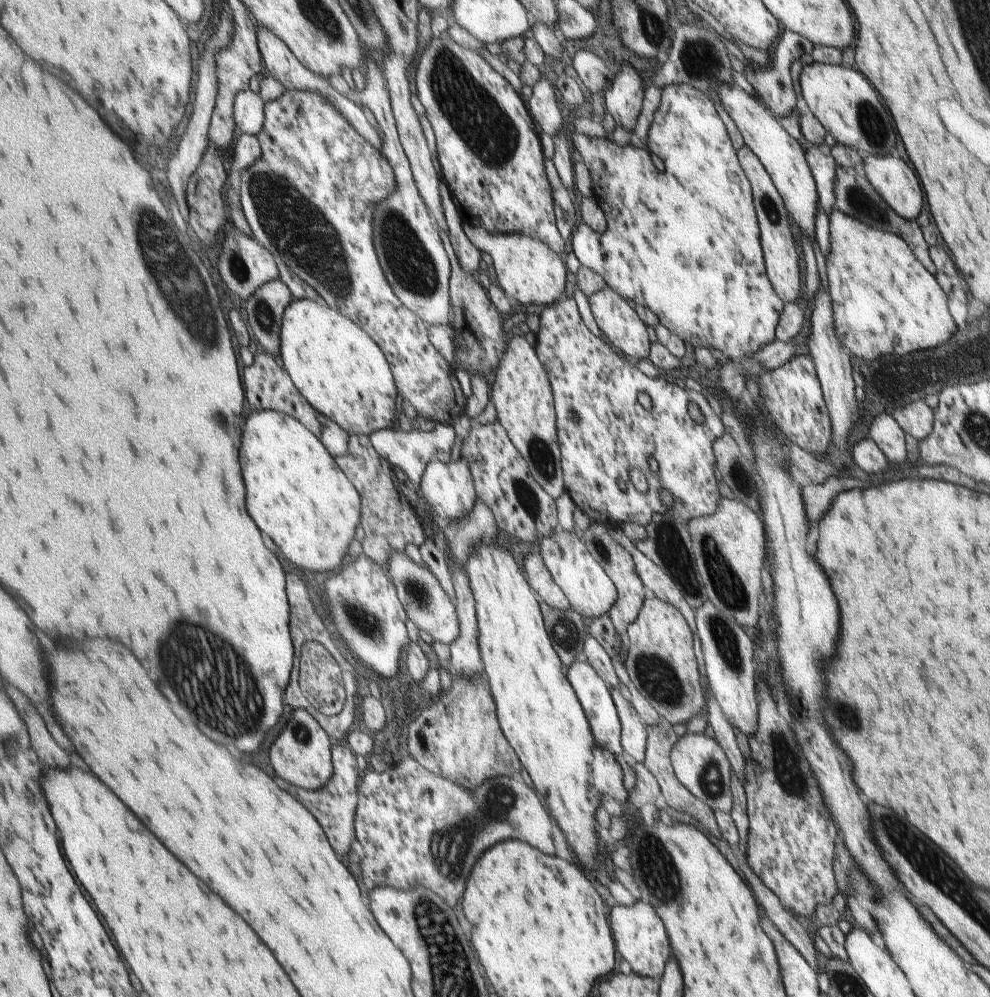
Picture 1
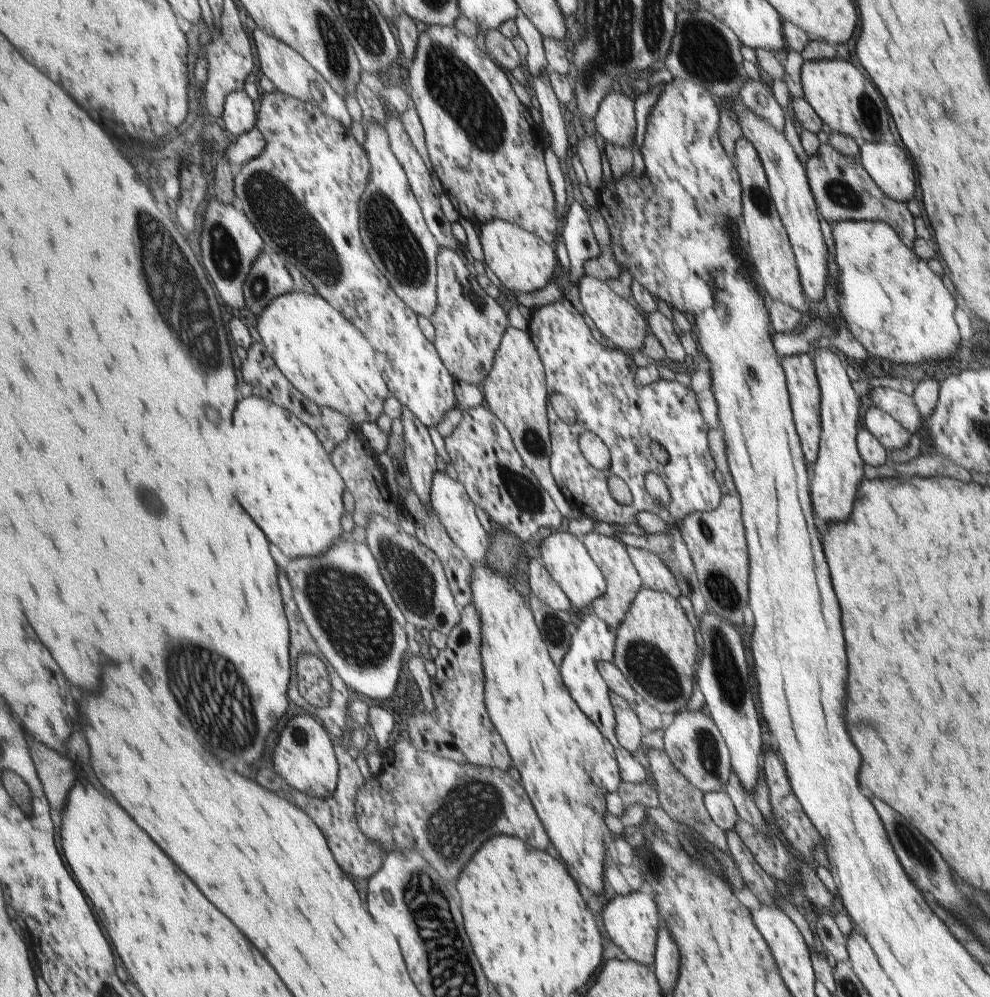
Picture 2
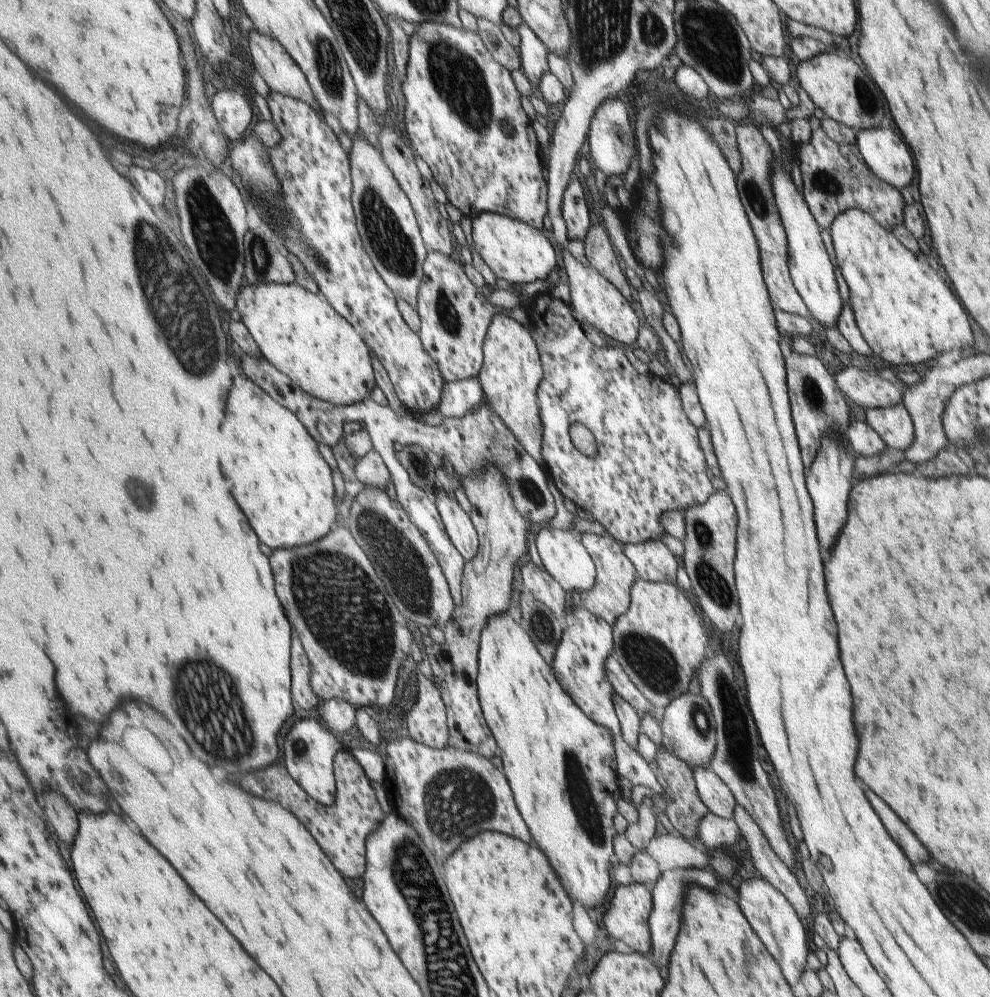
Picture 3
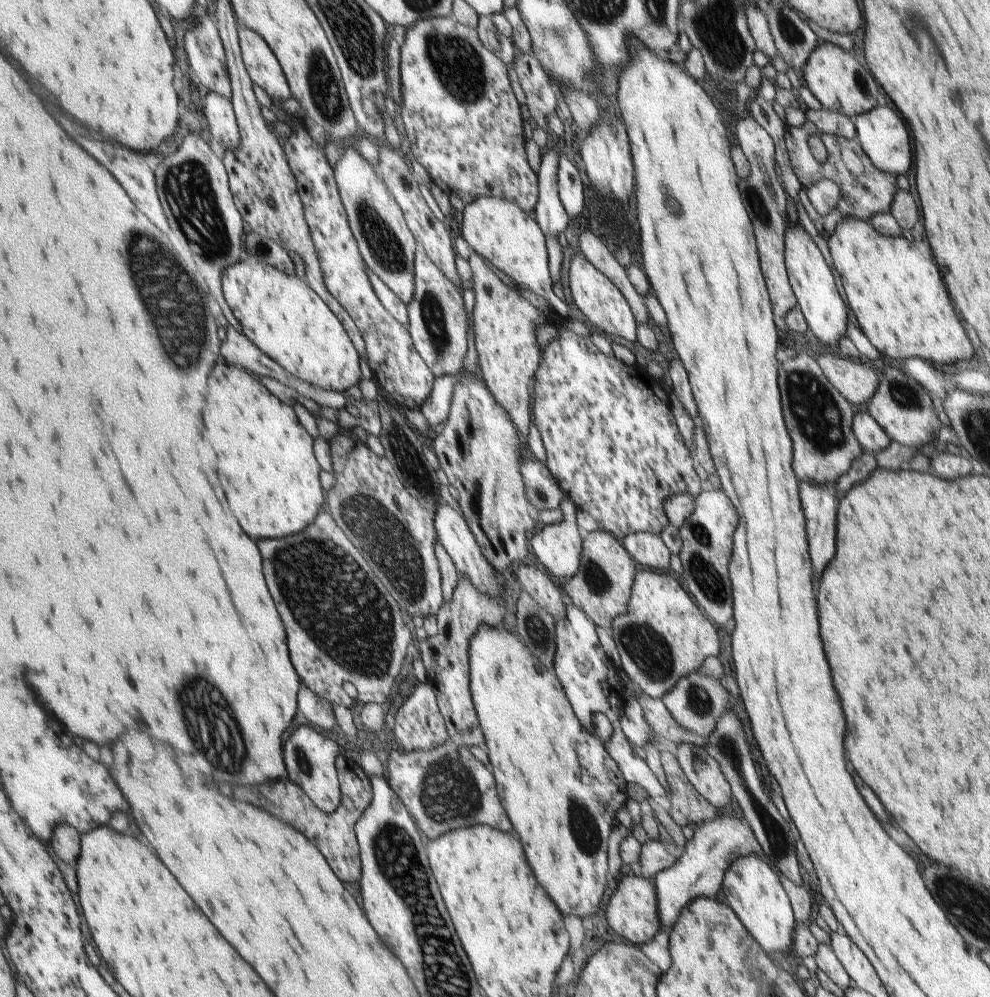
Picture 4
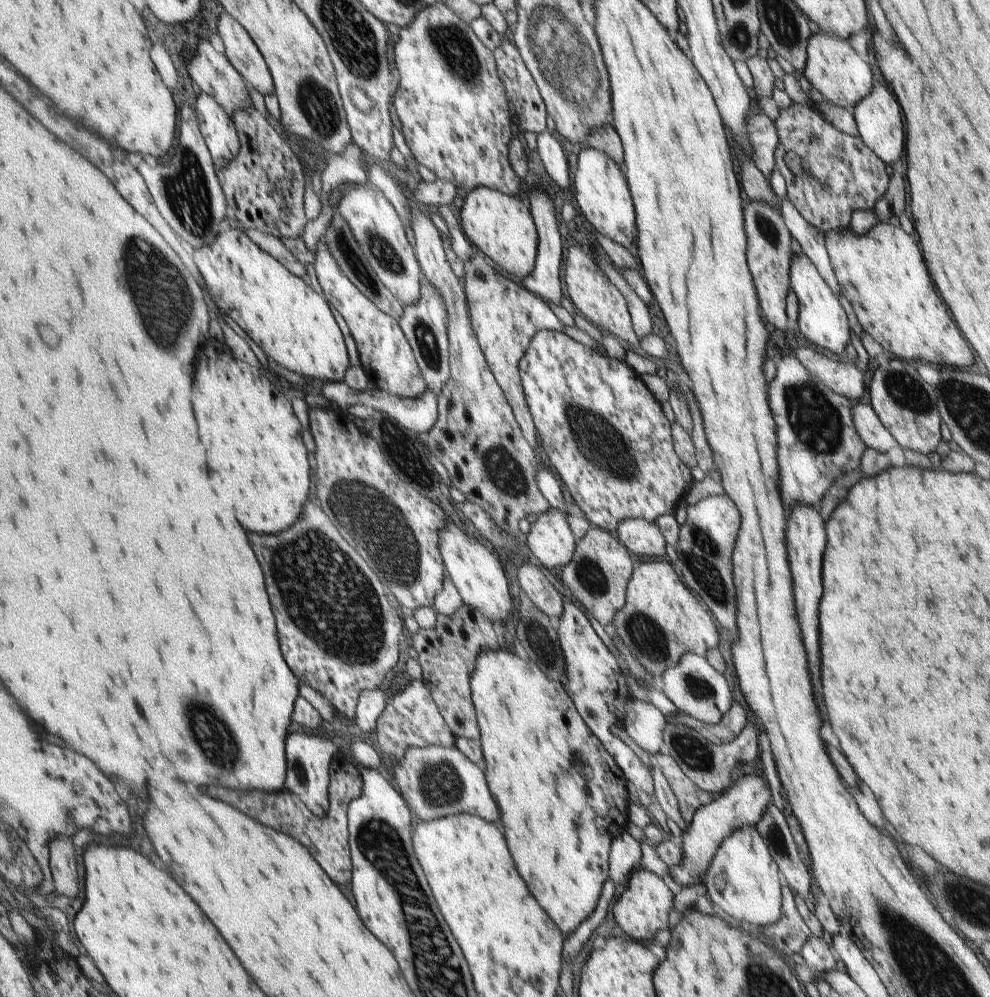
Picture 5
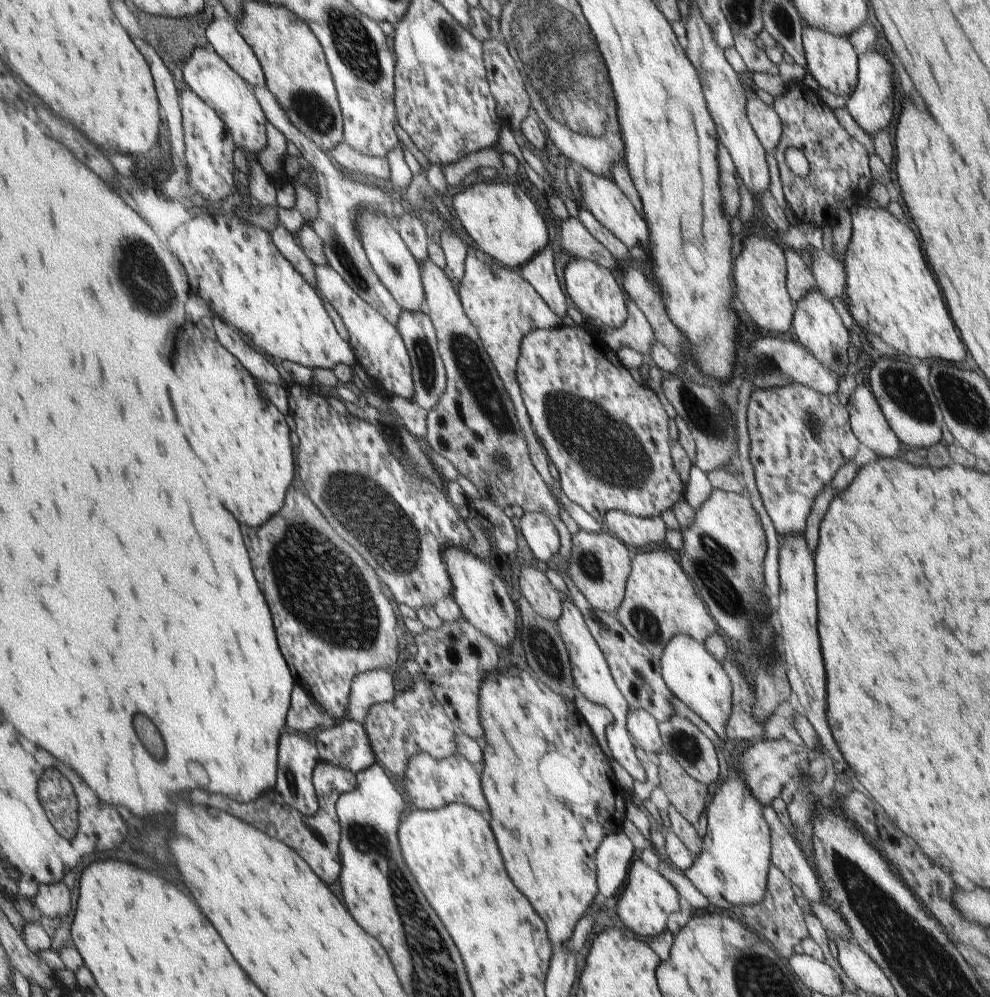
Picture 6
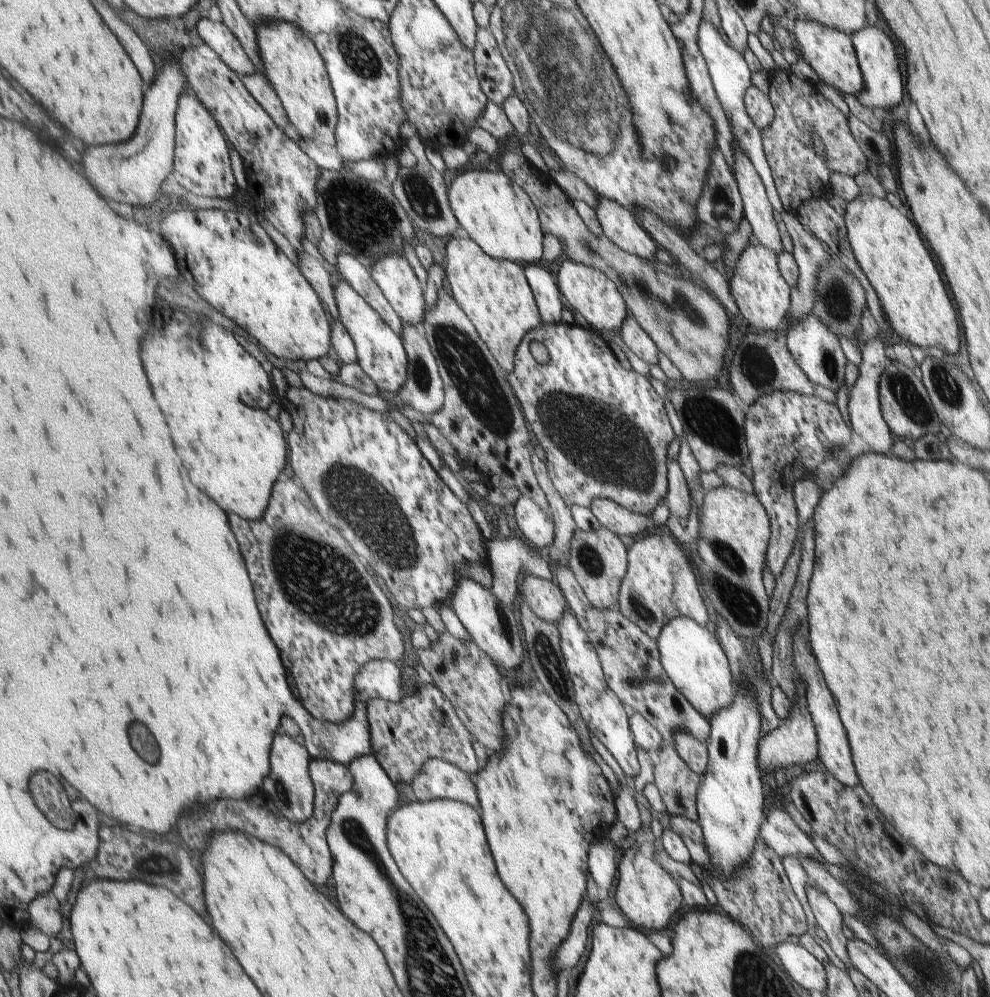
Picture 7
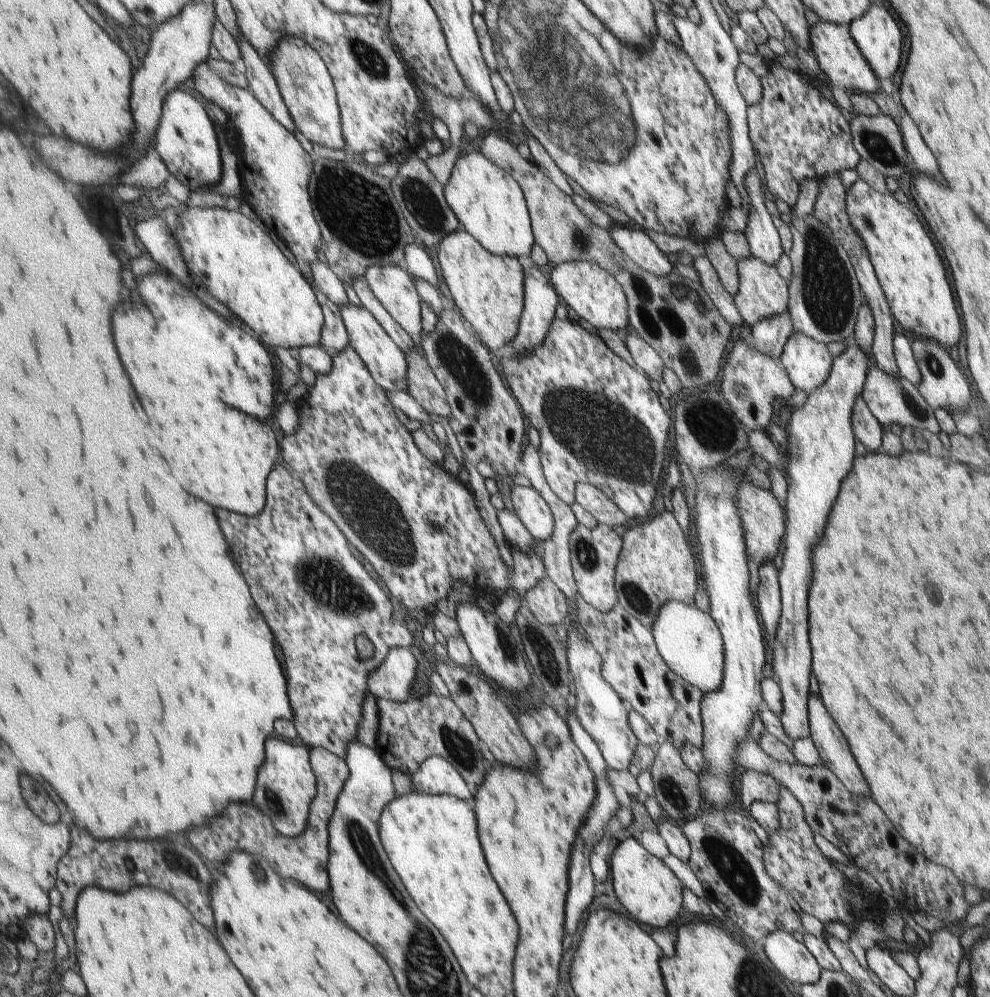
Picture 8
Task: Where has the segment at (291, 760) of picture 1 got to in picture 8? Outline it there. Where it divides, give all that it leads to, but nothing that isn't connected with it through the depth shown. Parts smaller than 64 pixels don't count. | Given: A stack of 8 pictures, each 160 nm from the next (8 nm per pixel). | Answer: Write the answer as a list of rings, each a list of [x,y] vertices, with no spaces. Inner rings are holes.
[[[273,734],[266,747],[266,759],[260,768],[253,802],[271,815],[279,832],[288,837],[303,834],[308,827],[308,818],[313,799],[318,793],[318,780],[312,767],[311,748],[297,746]]]

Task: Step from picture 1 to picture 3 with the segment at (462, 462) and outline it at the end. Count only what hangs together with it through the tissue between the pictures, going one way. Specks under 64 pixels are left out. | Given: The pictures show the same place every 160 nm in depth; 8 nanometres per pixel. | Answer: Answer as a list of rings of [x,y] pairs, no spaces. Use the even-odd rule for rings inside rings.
[[[439,485],[434,497],[453,544],[464,557],[476,557],[480,551],[480,536],[471,515],[461,508],[448,490]]]

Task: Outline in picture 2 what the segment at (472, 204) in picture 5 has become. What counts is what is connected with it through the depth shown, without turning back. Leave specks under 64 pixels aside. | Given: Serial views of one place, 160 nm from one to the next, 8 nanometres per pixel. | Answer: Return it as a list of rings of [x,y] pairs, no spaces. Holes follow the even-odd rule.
[[[503,219],[492,220],[491,223],[480,225],[479,228],[486,264],[509,292],[512,294],[537,292],[551,282],[555,268],[559,264],[554,246],[549,246],[548,242],[526,231],[521,225]]]

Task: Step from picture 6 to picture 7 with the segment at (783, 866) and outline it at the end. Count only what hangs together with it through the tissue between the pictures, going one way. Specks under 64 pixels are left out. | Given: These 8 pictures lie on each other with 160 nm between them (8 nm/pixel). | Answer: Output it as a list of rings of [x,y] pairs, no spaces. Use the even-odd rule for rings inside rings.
[[[809,881],[804,886],[804,893],[817,926],[825,933],[833,954],[852,972],[847,953],[847,940],[841,933],[843,920],[840,917],[840,909],[833,904],[832,900],[829,900],[828,896],[825,896],[824,892]]]

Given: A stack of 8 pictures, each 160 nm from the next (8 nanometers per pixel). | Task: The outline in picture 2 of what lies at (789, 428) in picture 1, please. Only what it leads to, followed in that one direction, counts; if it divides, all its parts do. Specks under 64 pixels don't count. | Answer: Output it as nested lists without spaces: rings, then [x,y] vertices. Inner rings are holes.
[[[803,353],[787,358],[785,380],[789,380],[789,396],[793,396],[793,420],[797,420],[797,432],[801,432],[805,460],[813,464],[820,436],[820,385],[815,362],[810,354]]]

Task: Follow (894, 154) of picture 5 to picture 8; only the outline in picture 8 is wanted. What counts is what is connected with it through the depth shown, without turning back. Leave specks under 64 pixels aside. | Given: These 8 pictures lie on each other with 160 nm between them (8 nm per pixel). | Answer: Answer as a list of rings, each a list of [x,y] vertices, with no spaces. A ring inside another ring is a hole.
[[[883,6],[868,8],[863,16],[847,25],[853,40],[861,44],[865,60],[873,64],[877,80],[891,79],[901,60],[901,30]]]

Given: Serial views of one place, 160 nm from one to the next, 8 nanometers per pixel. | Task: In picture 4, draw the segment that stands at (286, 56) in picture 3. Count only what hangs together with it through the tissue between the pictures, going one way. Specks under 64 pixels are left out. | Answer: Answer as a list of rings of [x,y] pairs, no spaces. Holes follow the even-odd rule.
[[[240,23],[239,44],[241,44],[243,62],[254,84],[261,86],[273,99],[293,98],[283,66],[279,64],[277,55],[265,42],[265,38]]]

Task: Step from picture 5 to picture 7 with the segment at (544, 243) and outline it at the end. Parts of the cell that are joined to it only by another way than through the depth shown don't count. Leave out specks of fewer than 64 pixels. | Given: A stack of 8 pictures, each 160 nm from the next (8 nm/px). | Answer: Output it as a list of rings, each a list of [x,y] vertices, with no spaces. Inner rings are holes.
[[[527,264],[524,266],[528,281],[532,286],[545,325],[561,323],[563,316],[563,294],[555,282],[555,278],[551,276],[551,272],[547,272],[543,266],[535,264]]]

